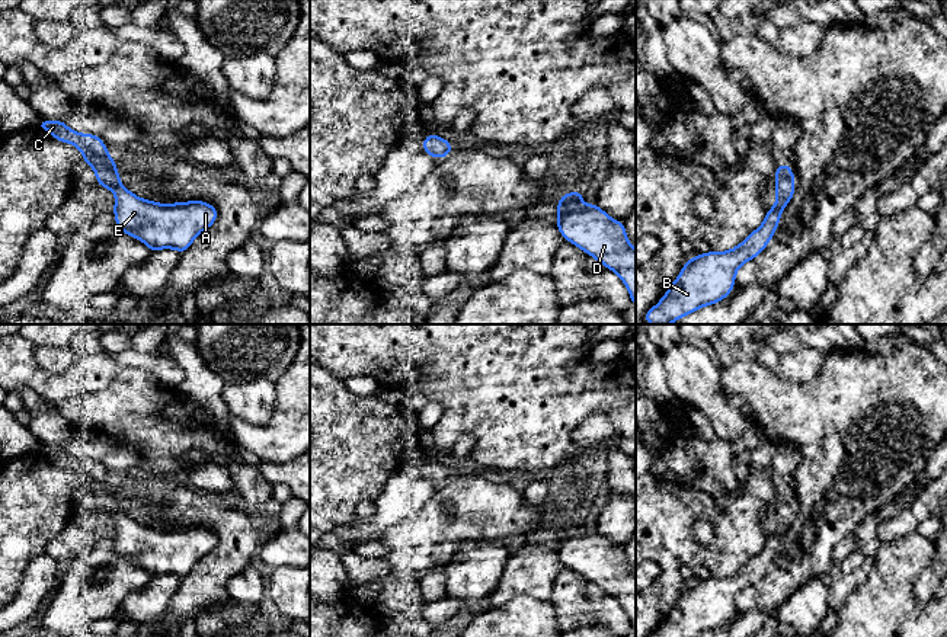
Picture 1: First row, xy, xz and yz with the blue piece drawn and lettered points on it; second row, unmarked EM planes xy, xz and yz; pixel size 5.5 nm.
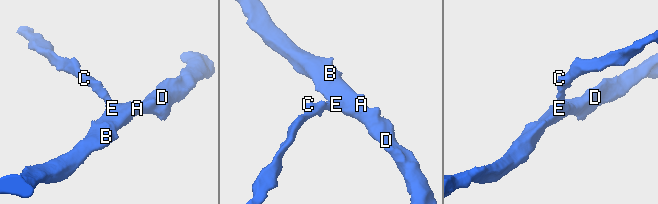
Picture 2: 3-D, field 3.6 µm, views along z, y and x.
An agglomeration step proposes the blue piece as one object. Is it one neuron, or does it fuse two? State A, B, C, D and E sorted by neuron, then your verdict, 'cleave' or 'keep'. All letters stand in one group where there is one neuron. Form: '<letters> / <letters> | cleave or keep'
A B C D E | keep

